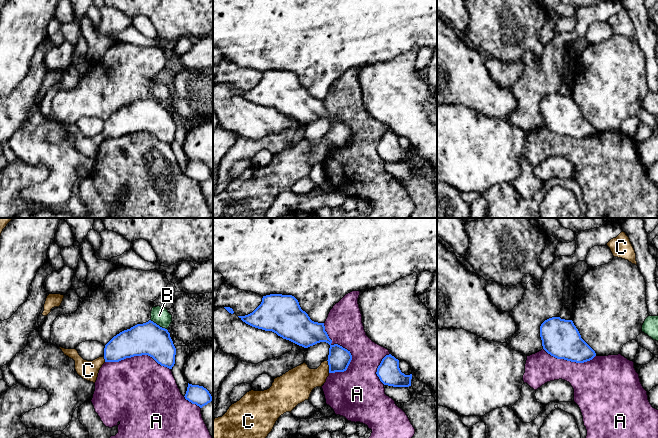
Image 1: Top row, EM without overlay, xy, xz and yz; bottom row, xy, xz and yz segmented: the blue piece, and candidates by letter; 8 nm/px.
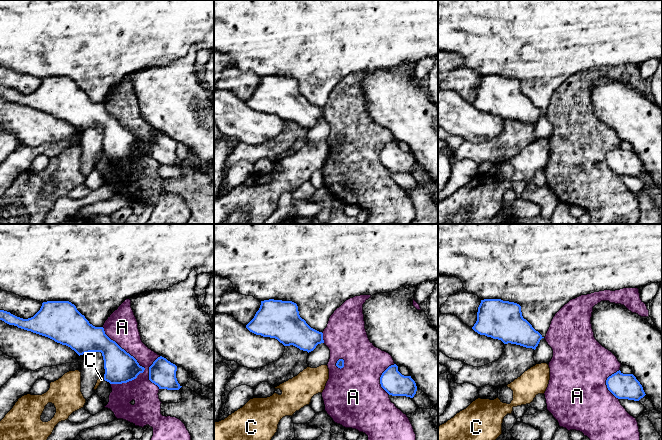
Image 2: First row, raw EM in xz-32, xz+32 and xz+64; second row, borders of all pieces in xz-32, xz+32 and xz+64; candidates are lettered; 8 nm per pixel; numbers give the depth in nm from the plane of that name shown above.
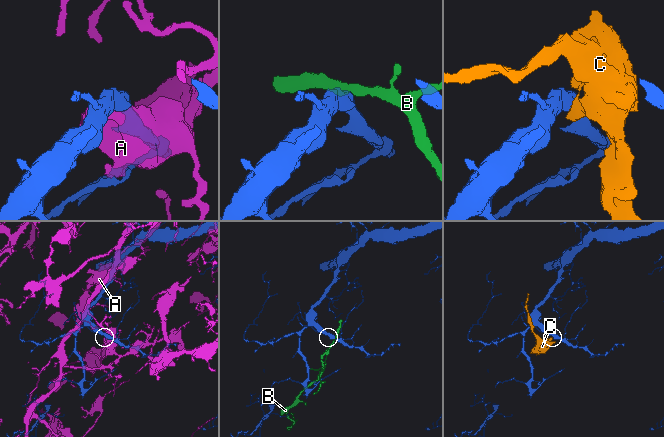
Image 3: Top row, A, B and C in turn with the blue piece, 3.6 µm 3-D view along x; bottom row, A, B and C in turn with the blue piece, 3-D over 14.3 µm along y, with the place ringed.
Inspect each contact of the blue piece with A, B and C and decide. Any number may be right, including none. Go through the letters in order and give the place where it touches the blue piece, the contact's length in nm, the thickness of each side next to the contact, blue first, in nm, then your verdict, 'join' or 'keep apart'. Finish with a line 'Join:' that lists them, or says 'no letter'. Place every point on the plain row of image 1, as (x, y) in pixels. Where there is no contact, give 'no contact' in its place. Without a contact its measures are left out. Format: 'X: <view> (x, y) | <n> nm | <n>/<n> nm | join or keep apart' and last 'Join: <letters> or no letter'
A: xz (339, 121) | 440 nm | 190/300 nm | keep apart
B: xy (158, 101) | 160 nm | 260/140 nm | keep apart
C: xz (329, 142) | 110 nm | 190/220 nm | keep apart
Join: no letter

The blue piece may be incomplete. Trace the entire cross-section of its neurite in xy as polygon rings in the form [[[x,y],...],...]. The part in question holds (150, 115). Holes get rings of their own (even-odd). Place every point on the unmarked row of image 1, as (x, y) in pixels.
[[[149,96],[114,112],[104,124],[105,138],[119,138],[148,131],[161,142],[172,145],[176,124],[167,105]]]

